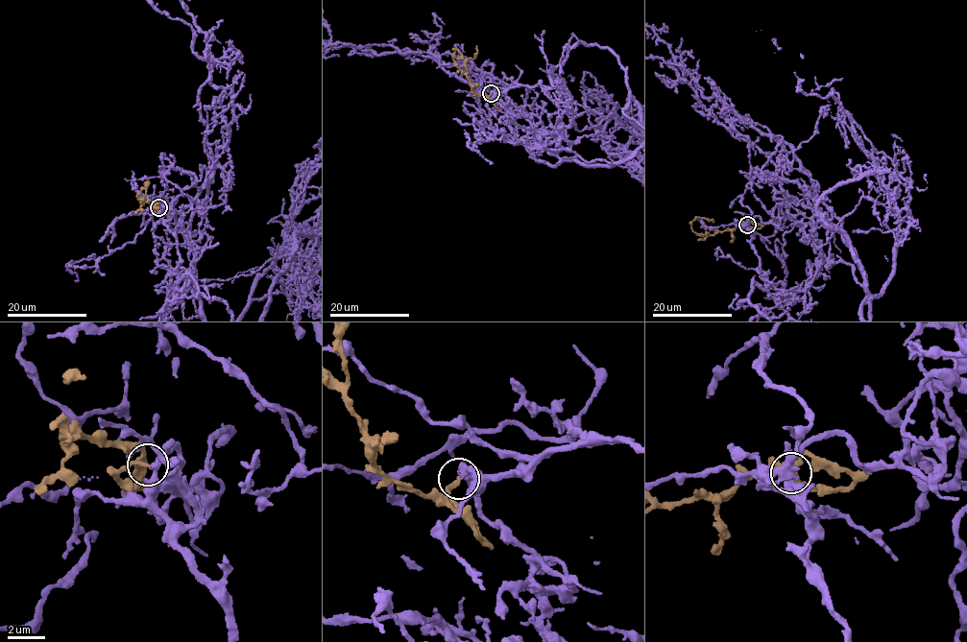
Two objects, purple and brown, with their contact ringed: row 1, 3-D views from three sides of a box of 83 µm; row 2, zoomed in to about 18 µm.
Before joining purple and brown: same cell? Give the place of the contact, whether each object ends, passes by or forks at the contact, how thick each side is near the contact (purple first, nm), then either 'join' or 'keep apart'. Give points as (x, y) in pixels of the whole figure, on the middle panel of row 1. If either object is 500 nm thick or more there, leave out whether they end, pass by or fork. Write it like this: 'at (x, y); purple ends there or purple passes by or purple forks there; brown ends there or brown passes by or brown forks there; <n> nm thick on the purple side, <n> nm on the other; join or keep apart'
at (491, 93); purple passes by; brown passes by; 320 nm thick on the purple side, 170 nm on the other; join

